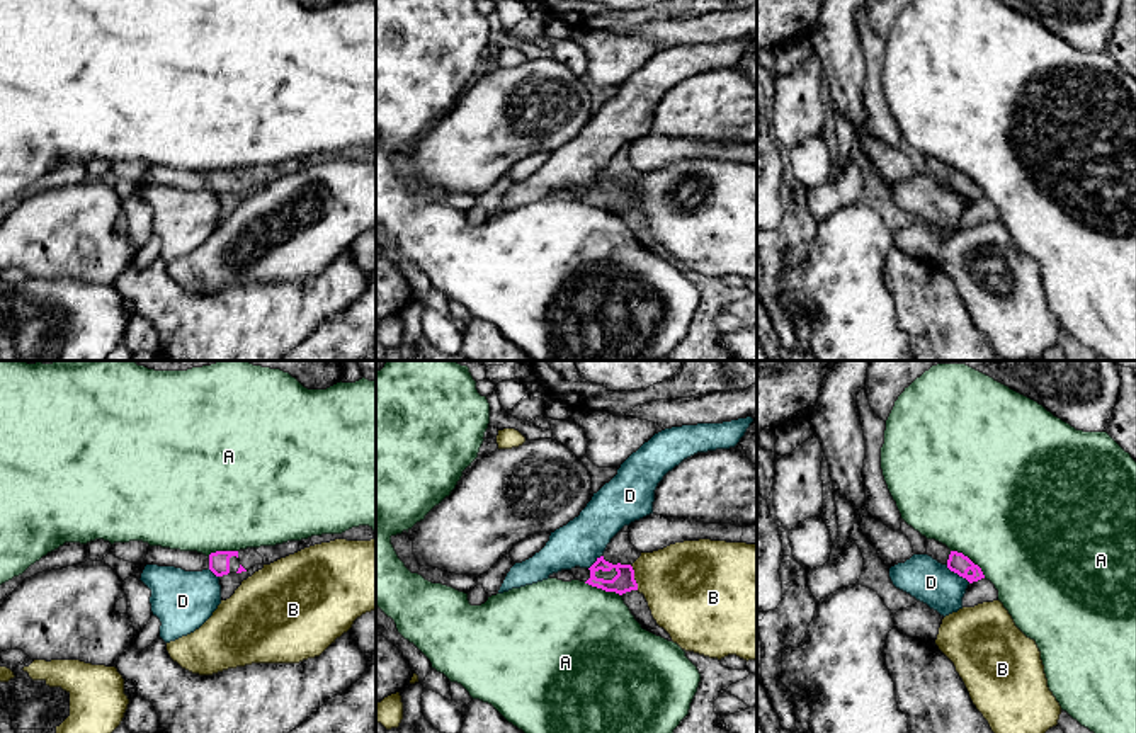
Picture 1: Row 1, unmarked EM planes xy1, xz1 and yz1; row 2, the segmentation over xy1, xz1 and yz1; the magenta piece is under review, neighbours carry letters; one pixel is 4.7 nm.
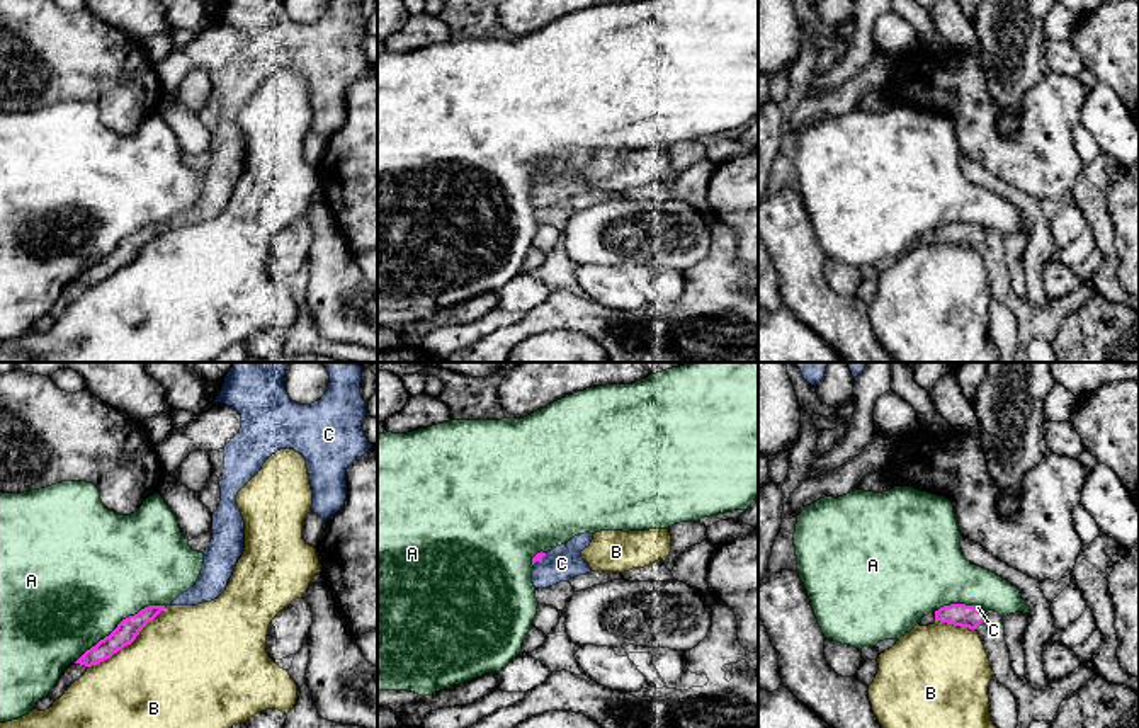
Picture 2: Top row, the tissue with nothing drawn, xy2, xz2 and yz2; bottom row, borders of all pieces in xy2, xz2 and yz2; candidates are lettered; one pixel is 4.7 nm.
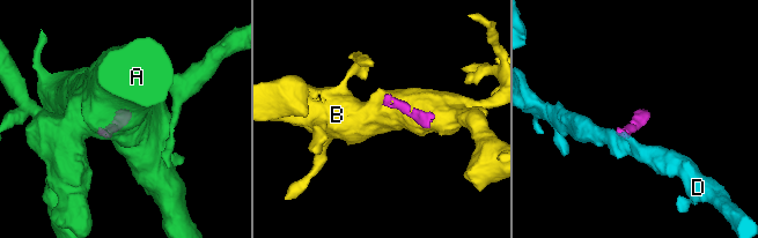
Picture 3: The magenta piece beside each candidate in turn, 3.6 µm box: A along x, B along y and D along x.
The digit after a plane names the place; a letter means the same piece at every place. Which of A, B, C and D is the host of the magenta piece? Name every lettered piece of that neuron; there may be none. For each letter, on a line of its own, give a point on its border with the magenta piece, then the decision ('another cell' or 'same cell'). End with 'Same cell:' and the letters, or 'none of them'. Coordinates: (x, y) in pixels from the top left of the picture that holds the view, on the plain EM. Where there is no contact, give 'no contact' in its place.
A: xy2 (119, 242) | another cell
B: xy2 (128, 262) | another cell
C: xz2 (539, 177) | same cell
D: yz1 (958, 193) | another cell
Same cell: C

